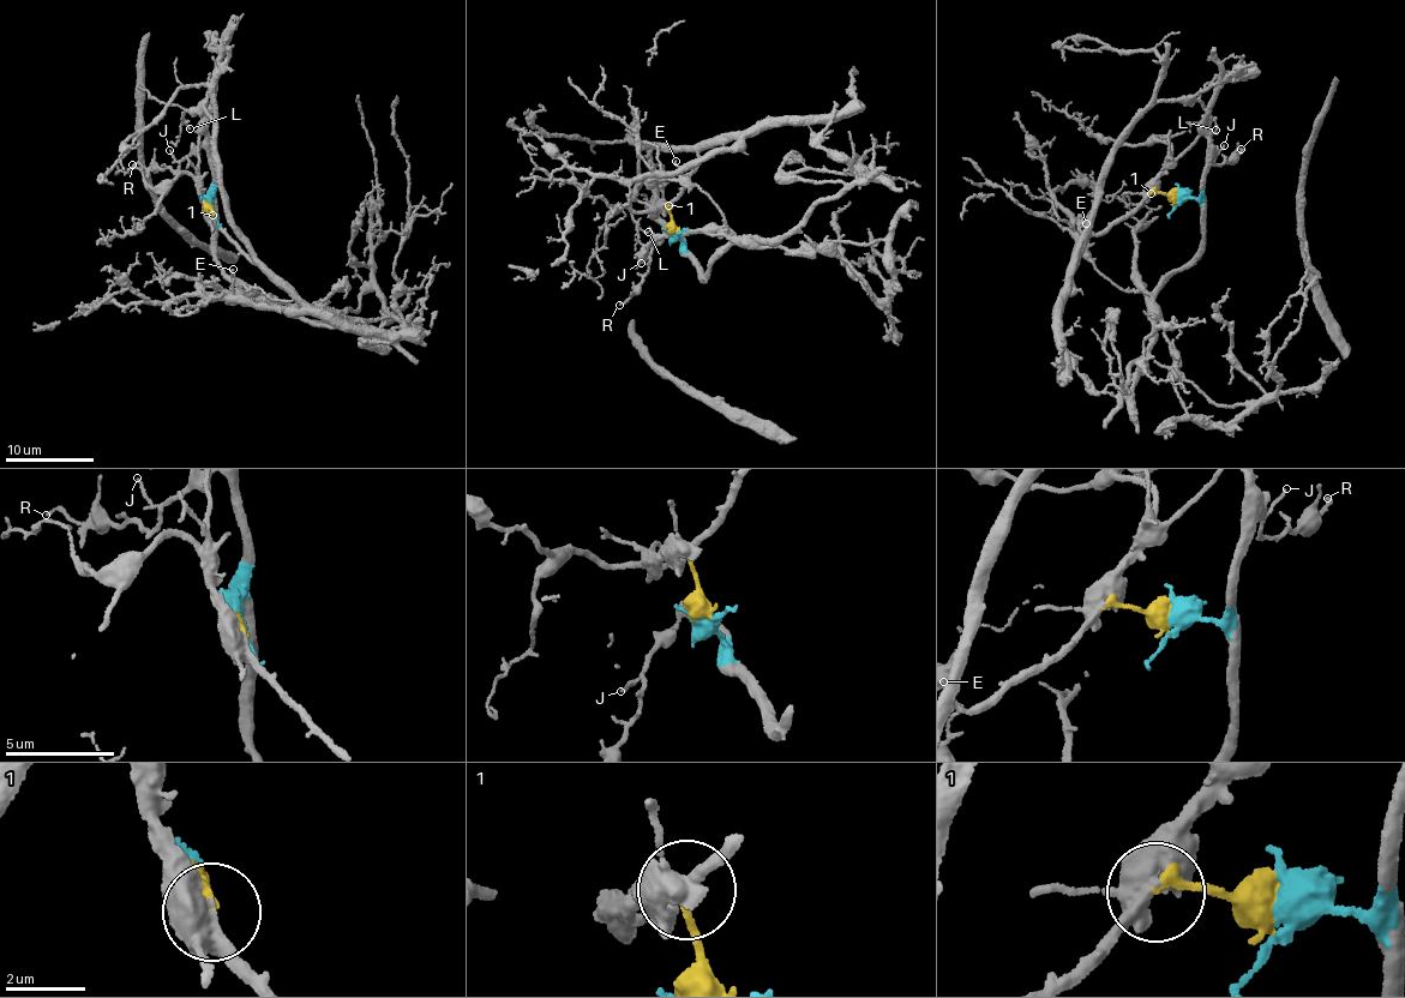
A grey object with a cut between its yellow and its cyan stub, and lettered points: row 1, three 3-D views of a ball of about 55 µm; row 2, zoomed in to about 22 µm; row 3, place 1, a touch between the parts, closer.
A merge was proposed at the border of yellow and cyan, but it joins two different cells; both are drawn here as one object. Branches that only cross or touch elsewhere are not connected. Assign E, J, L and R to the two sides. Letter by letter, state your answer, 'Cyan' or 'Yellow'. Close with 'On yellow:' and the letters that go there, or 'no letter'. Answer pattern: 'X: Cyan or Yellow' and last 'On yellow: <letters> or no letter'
E: Cyan
J: Cyan
L: Yellow
R: Cyan
On yellow: L

